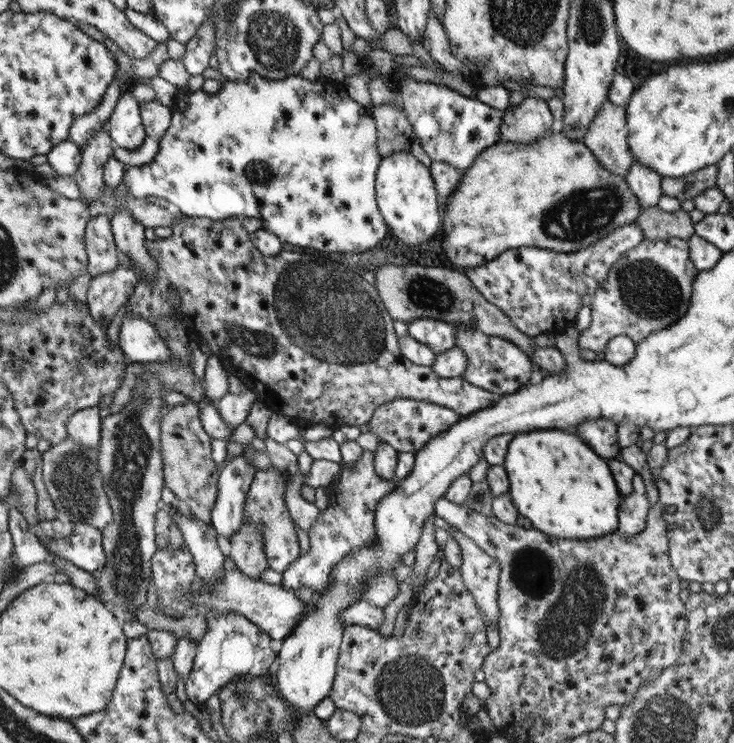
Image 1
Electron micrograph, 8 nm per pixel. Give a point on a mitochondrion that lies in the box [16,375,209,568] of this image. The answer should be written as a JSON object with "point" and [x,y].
{"point":[73,476]}

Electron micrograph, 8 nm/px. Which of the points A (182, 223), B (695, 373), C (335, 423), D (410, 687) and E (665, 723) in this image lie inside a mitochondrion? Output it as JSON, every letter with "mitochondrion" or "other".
{"A":"other","B":"other","C":"other","D":"mitochondrion","E":"mitochondrion"}

